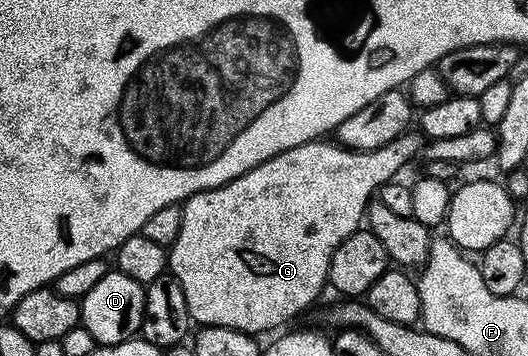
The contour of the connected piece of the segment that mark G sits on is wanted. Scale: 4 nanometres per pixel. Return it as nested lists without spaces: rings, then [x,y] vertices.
[[[408,131],[403,137],[397,137],[397,139],[392,143],[388,143],[384,147],[380,147],[379,149],[373,149],[372,151],[356,151],[355,149],[346,149],[344,146],[337,144],[330,139],[305,141],[305,143],[300,147],[292,147],[288,151],[284,151],[280,155],[276,155],[272,159],[268,159],[264,163],[260,163],[258,166],[256,166],[256,168],[249,169],[249,171],[247,171],[244,175],[240,175],[236,179],[232,179],[228,183],[224,183],[220,187],[216,187],[215,189],[202,189],[196,195],[187,197],[184,204],[182,205],[182,222],[180,223],[180,235],[176,235],[176,243],[174,245],[169,246],[168,249],[168,269],[169,272],[174,274],[174,278],[177,279],[177,281],[180,283],[181,289],[184,290],[184,299],[188,299],[188,311],[190,312],[191,322],[197,323],[199,326],[202,327],[208,325],[219,325],[220,327],[228,327],[229,329],[239,329],[241,333],[249,333],[251,335],[263,335],[262,333],[268,332],[269,329],[279,328],[278,330],[281,330],[283,327],[286,327],[281,327],[281,325],[286,325],[289,323],[290,320],[293,319],[293,317],[300,316],[301,313],[304,312],[305,309],[308,308],[309,305],[312,304],[313,301],[321,295],[322,288],[324,290],[327,288],[330,279],[330,264],[332,263],[332,255],[336,255],[336,247],[340,247],[340,243],[344,243],[344,239],[348,239],[348,235],[352,235],[353,233],[358,232],[360,226],[363,224],[366,215],[366,207],[370,204],[372,198],[375,196],[376,190],[381,186],[387,185],[388,182],[395,180],[395,178],[399,176],[398,172],[400,172],[401,169],[404,168],[405,165],[408,164],[409,161],[417,155],[417,153],[419,156],[419,154],[423,152],[423,138],[419,136],[417,132],[415,133],[416,134],[414,134],[414,131]]]

